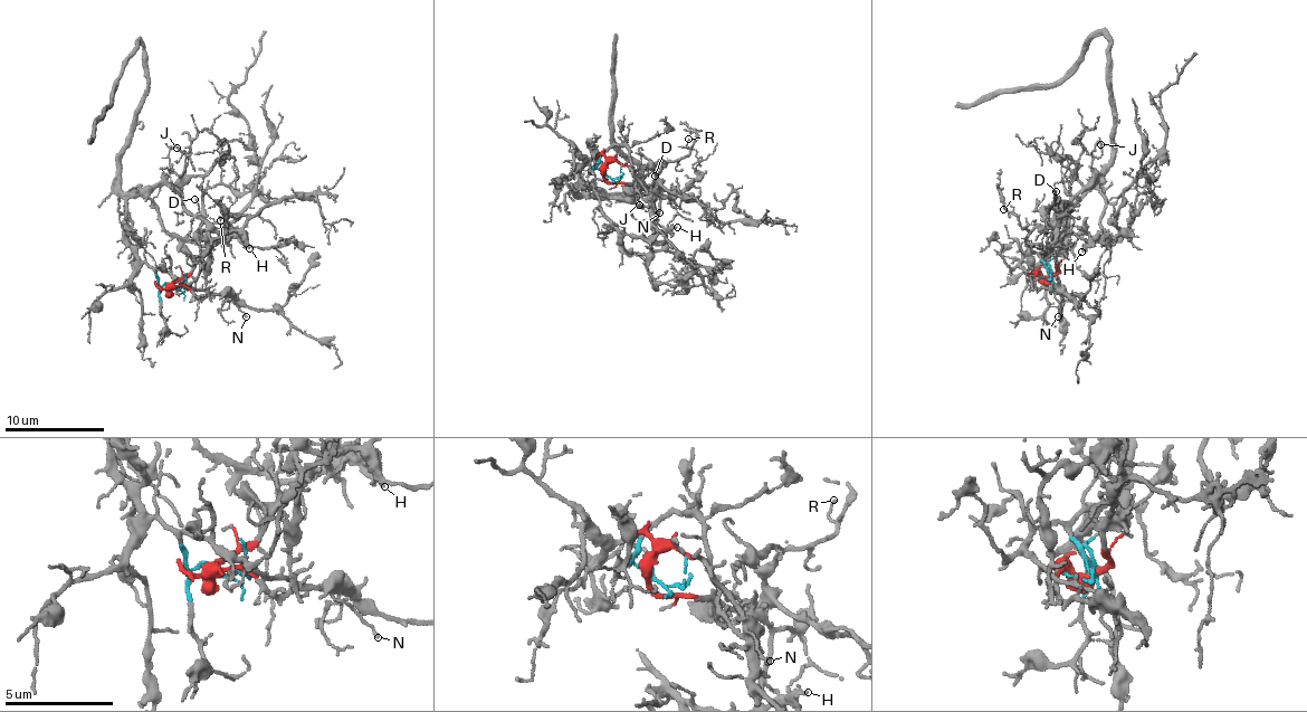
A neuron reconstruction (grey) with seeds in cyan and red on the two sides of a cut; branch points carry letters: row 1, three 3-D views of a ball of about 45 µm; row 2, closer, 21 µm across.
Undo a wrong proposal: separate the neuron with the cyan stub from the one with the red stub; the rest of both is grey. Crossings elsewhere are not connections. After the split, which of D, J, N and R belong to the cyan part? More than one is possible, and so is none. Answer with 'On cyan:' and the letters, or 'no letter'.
On cyan: D, J, R

